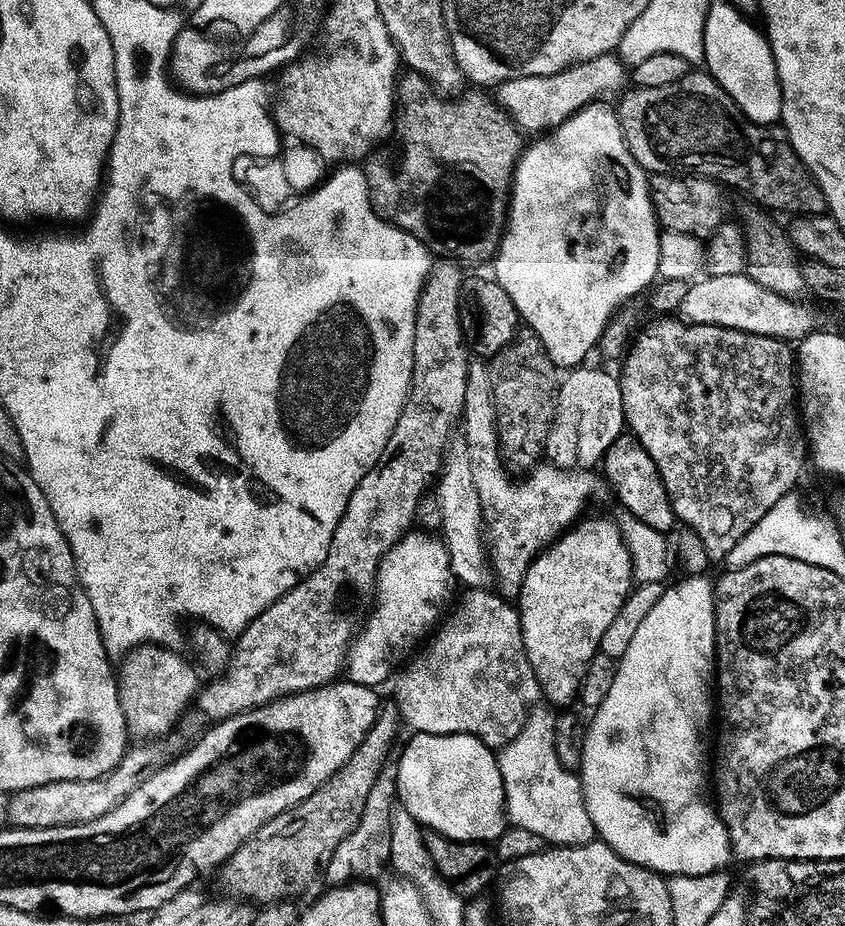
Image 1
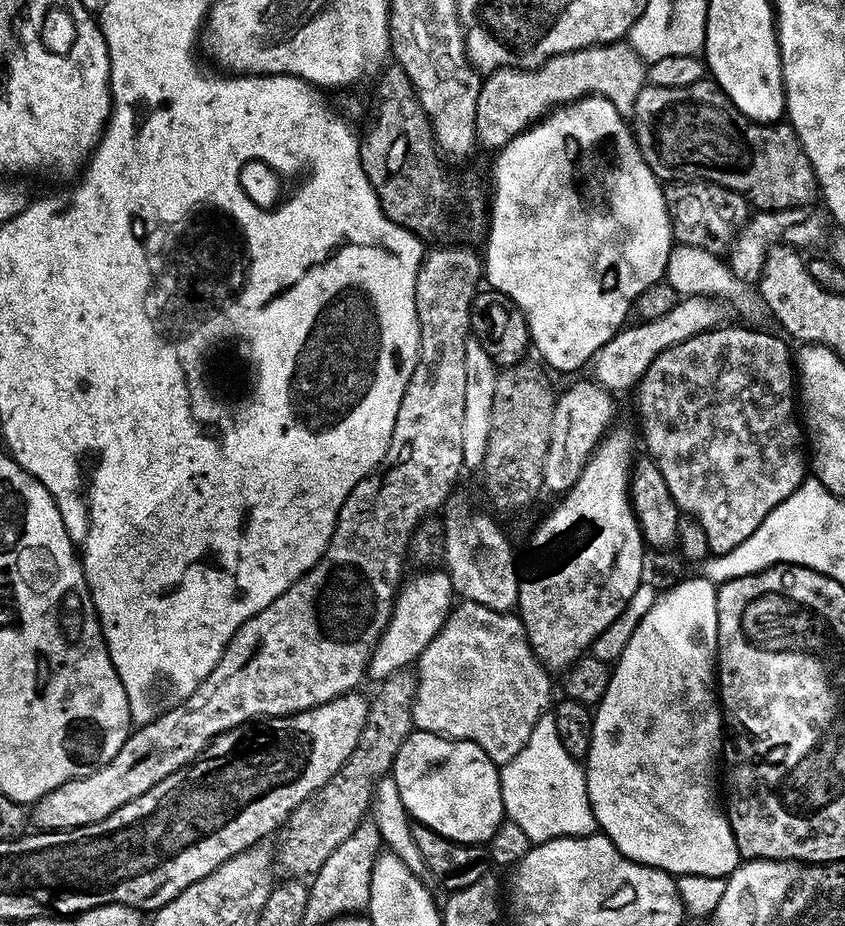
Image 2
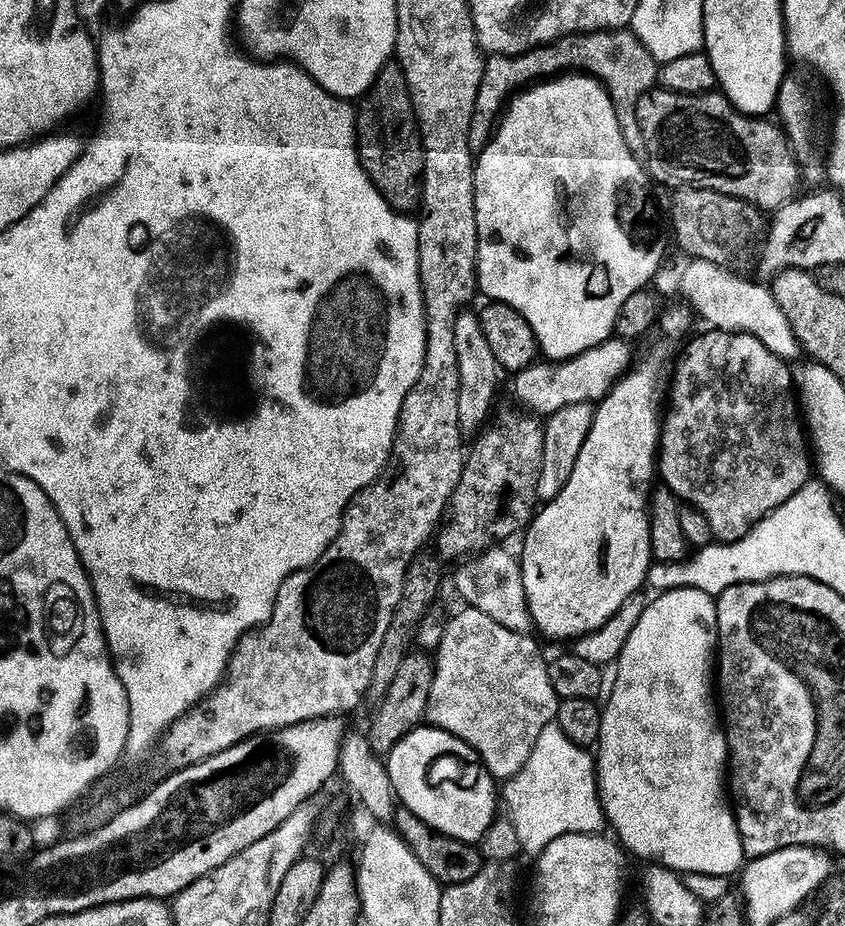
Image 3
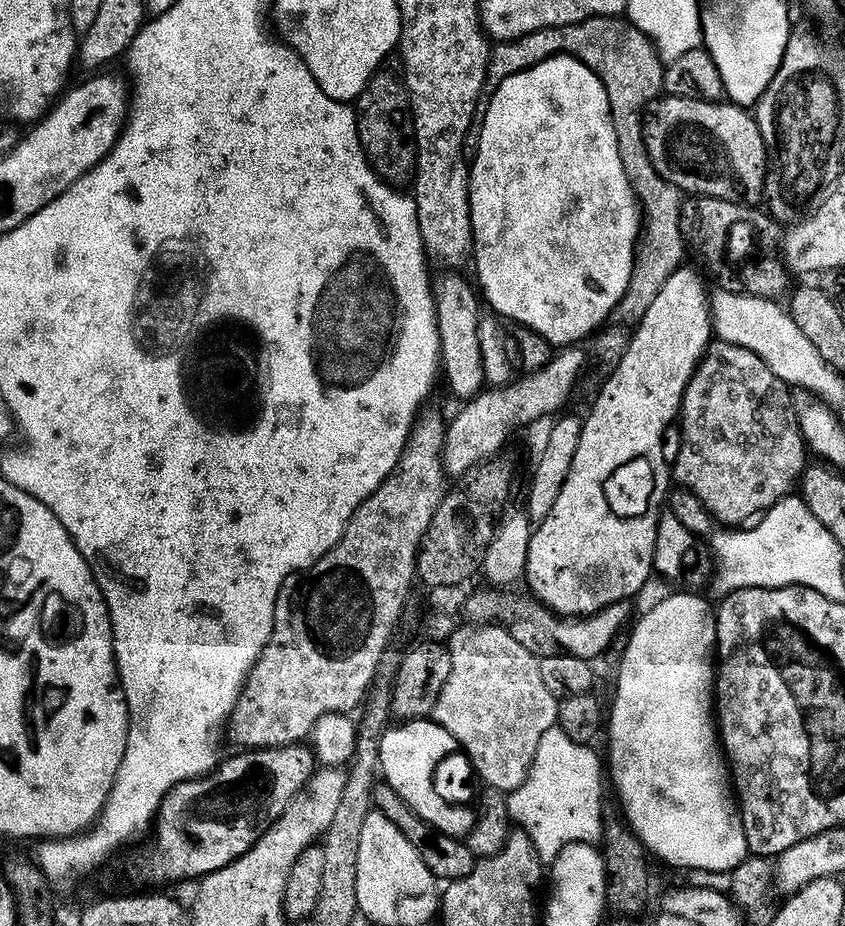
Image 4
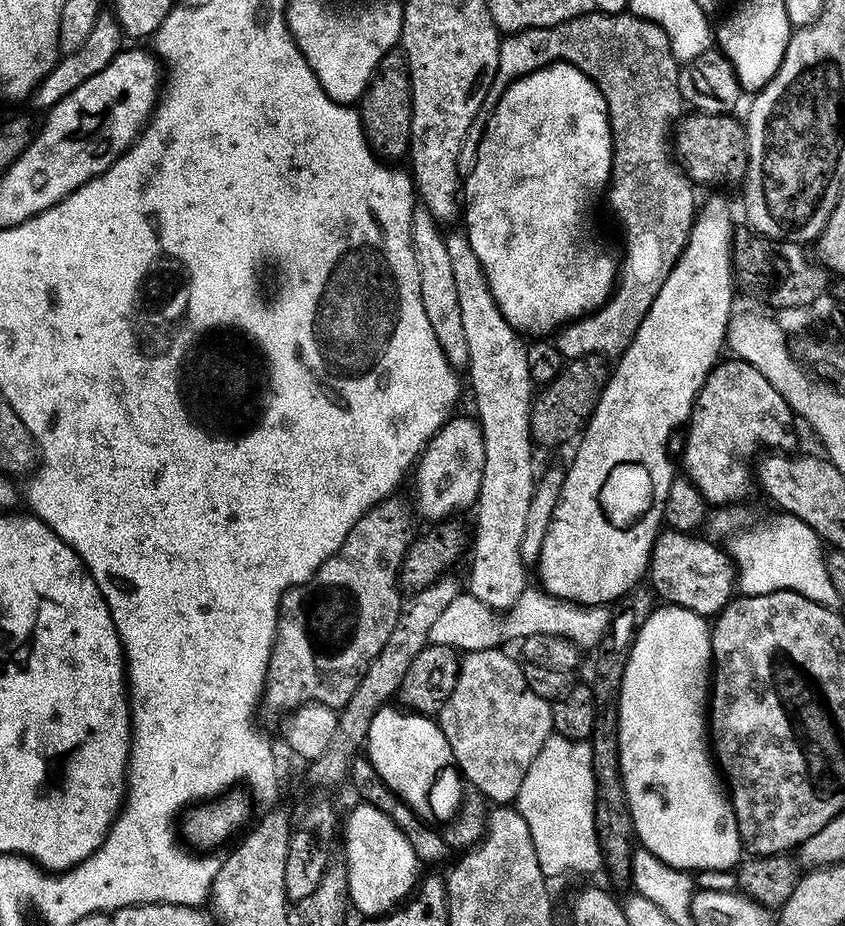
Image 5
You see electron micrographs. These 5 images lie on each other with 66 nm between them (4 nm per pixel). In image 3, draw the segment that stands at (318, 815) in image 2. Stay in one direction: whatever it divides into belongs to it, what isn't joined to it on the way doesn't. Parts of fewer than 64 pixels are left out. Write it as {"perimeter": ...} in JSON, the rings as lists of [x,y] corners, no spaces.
{"perimeter":[[[411,650],[402,658],[402,664],[385,697],[371,713],[372,722],[366,728],[369,746],[377,754],[387,754],[408,732],[421,727],[426,720],[426,706],[430,698],[430,682],[434,682],[434,660],[427,651]]]}

